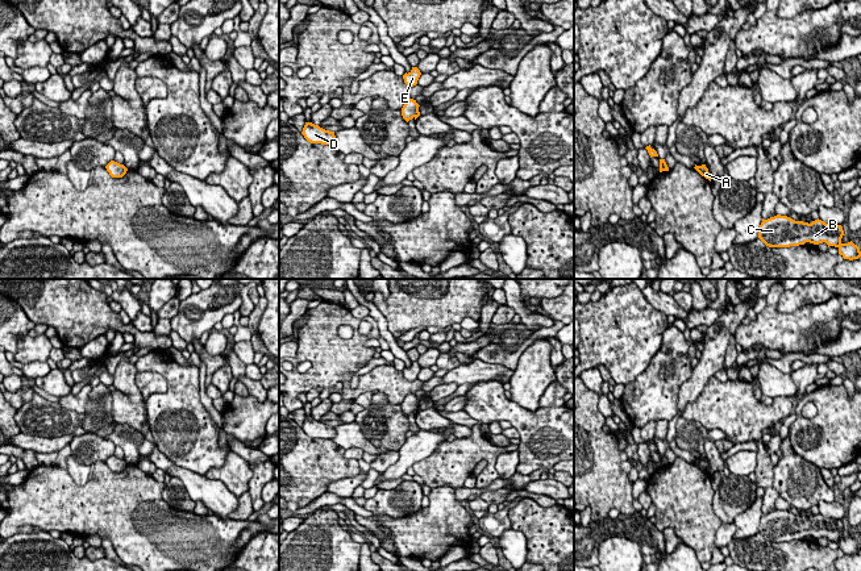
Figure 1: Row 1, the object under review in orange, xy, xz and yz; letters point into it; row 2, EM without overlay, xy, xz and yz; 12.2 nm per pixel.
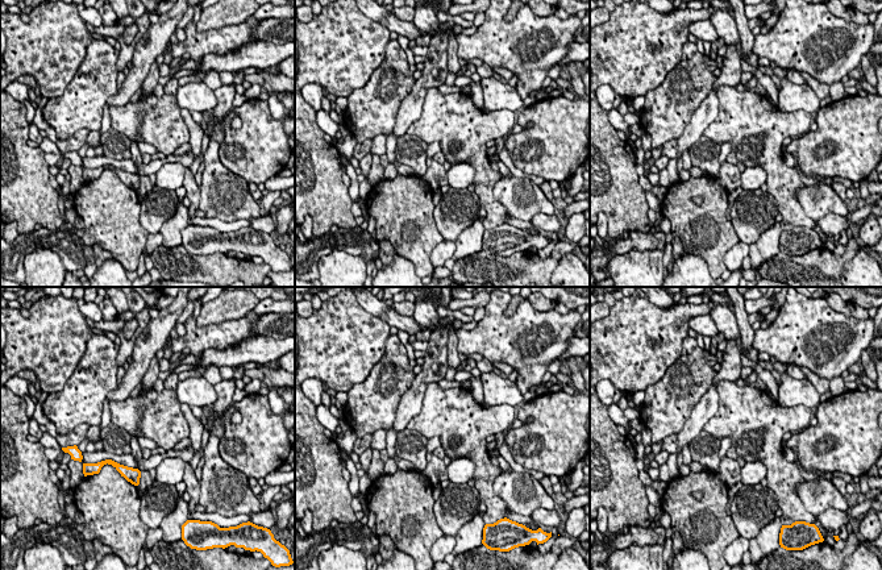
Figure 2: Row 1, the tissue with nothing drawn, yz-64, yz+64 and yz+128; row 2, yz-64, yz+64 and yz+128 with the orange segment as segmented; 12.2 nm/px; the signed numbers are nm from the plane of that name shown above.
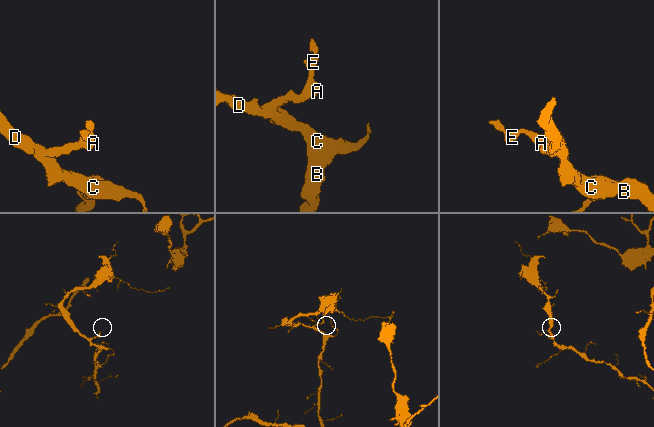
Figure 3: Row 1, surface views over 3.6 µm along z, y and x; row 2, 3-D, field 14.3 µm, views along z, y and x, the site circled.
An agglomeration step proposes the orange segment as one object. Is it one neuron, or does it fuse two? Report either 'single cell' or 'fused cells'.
single cell

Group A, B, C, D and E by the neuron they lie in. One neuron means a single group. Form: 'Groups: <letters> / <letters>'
Groups: A B C D E

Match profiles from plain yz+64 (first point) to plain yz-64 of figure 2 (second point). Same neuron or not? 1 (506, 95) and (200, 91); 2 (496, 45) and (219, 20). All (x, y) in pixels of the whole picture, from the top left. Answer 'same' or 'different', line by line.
1: same
2: different

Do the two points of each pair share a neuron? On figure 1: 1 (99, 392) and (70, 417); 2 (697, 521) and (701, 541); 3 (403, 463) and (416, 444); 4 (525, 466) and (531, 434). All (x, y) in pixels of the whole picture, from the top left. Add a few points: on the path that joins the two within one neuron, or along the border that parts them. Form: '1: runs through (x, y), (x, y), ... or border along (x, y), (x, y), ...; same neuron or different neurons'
1: border along (83, 415), (82, 426), (87, 432); different neurons
2: runs through (697, 526), (699, 536); same neuron
3: runs through (407, 458), (415, 449); same neuron
4: runs through (531, 458), (531, 442); same neuron

